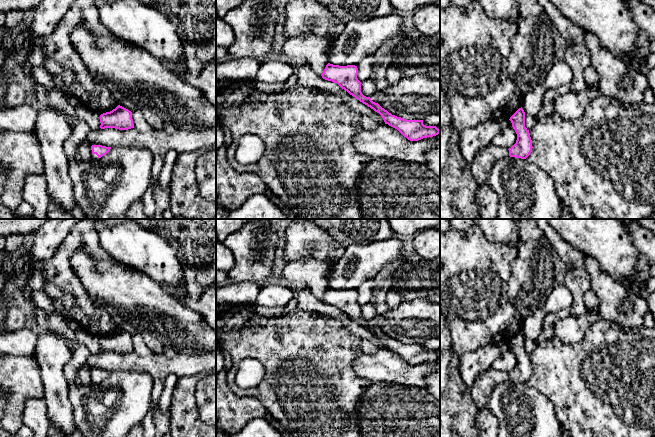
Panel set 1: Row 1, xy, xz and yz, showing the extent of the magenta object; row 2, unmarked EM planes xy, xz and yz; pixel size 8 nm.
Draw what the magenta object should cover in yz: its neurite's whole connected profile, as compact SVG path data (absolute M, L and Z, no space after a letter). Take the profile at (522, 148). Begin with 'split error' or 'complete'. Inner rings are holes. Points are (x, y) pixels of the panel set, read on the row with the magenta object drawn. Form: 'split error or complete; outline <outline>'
split error; outline M522 107L509 120L517 134L516 143L509 149L490 144L478 151L470 163L472 175L479 186L487 183L489 173L497 160L509 156L526 159L532 152L532 140L525 127L525 112Z

